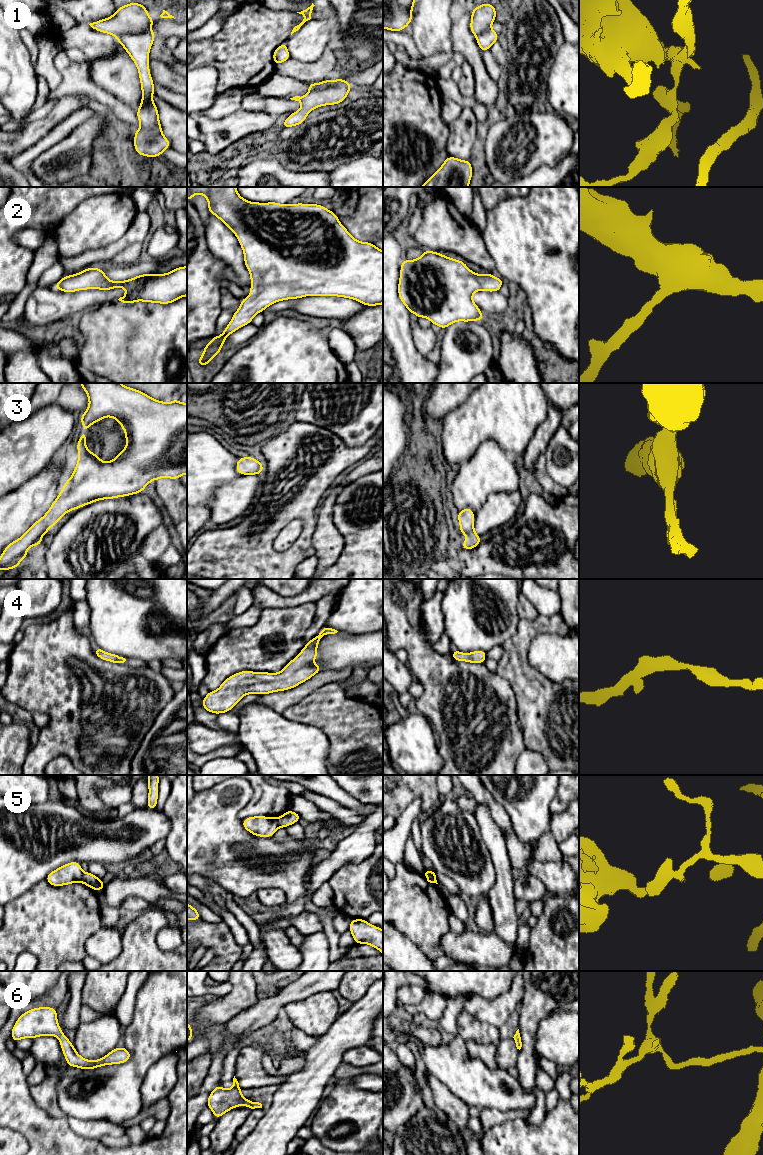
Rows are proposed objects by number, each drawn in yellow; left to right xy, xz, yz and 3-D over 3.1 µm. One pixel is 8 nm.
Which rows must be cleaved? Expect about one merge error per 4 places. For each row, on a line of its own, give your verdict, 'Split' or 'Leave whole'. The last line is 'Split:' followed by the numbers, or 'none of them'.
1: Split
2: Leave whole
3: Leave whole
4: Leave whole
5: Split
6: Leave whole
Split: 1, 5

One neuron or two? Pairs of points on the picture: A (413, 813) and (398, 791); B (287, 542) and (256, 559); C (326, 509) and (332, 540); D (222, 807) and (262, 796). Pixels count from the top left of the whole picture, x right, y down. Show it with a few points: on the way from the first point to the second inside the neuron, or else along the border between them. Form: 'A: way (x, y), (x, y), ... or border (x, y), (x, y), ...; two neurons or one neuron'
A: border (422, 798), (417, 797), (395, 818); two neurons
B: border (284, 527), (273, 542), (273, 548), (277, 552); two neurons
C: way (326, 517), (326, 532); one neuron
D: border (251, 785), (253, 795), (239, 812), (241, 820); two neurons

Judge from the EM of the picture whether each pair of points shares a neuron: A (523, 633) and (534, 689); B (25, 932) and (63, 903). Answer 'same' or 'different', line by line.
A: same
B: same

